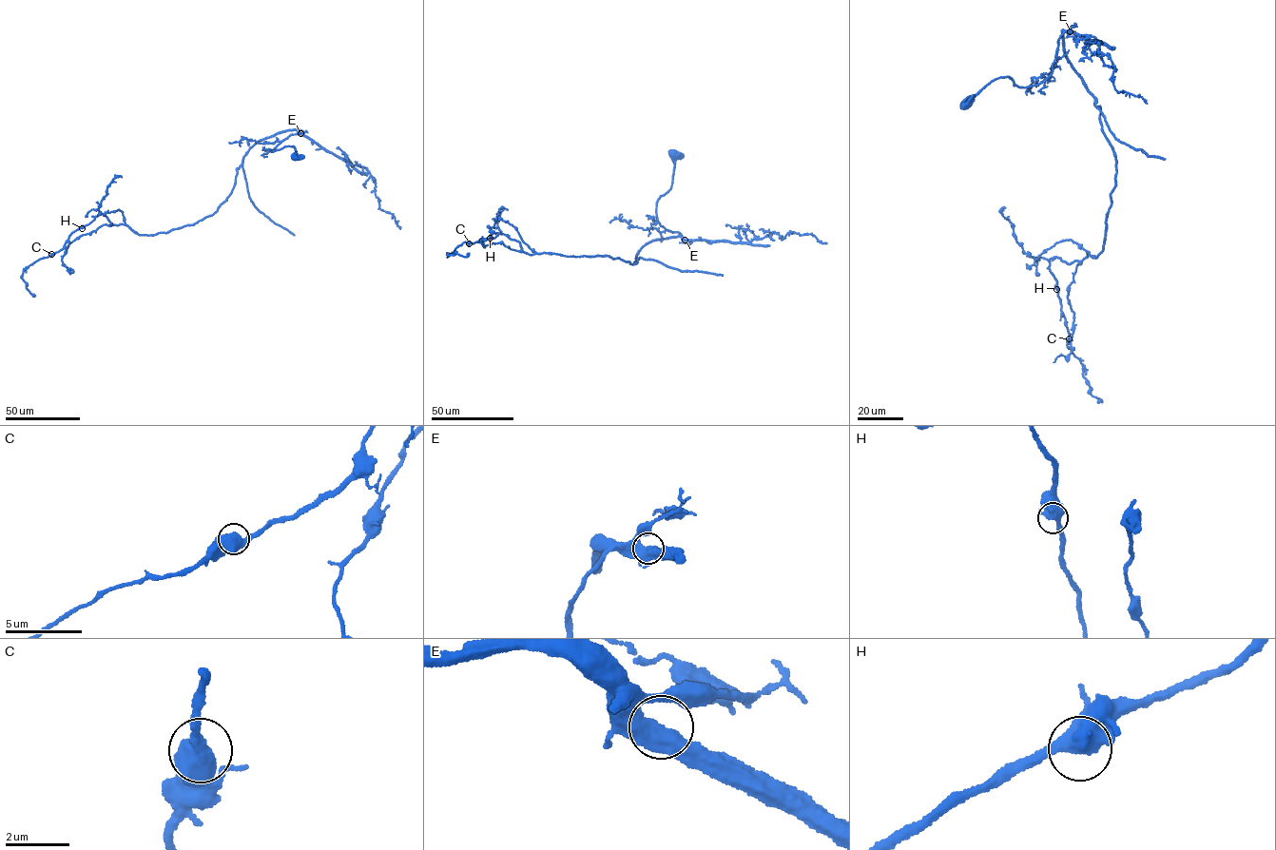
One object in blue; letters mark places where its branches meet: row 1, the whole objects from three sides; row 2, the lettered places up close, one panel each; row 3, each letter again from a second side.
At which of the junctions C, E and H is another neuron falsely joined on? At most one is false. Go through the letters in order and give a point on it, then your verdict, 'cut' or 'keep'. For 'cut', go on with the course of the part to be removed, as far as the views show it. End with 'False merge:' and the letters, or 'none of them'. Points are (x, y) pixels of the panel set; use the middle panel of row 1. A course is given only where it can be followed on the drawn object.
C: at (469, 243); keep
E: at (685, 240); keep
H: at (490, 238); keep
False merge: none of them

